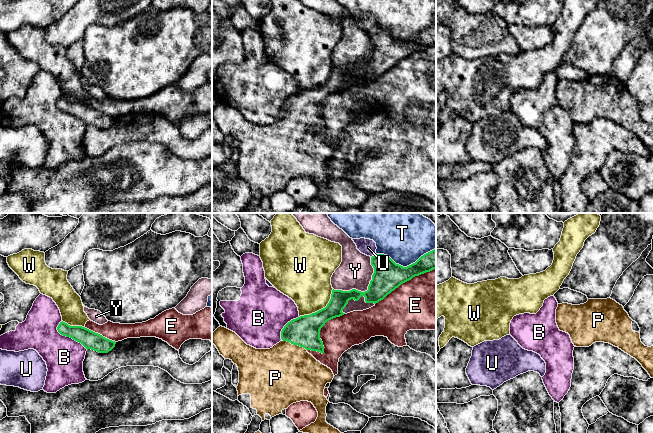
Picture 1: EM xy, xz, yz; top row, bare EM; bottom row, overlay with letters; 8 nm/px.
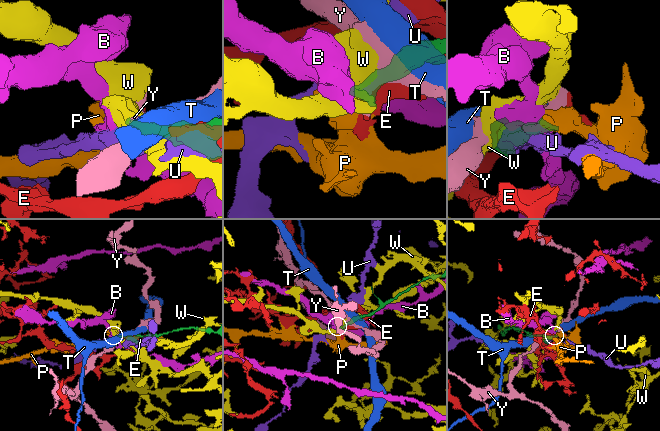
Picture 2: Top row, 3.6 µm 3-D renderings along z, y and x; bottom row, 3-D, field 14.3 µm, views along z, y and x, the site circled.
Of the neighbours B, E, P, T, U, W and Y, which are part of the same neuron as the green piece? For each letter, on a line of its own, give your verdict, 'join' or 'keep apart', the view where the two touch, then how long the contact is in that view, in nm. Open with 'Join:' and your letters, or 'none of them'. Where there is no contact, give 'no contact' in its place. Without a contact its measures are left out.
Join: P
B: keep apart; meets green in xy; contact 320 nm long
E: keep apart; meets green in xz; contact 420 nm long
P: join; meets green in xz; contact 220 nm long
T: keep apart; meets green in xz; contact 500 nm long
U: keep apart; meets green in xz; contact 40 nm long
W: keep apart; meets green in xz; contact 360 nm long
Y: keep apart; meets green in xz; contact 400 nm long

